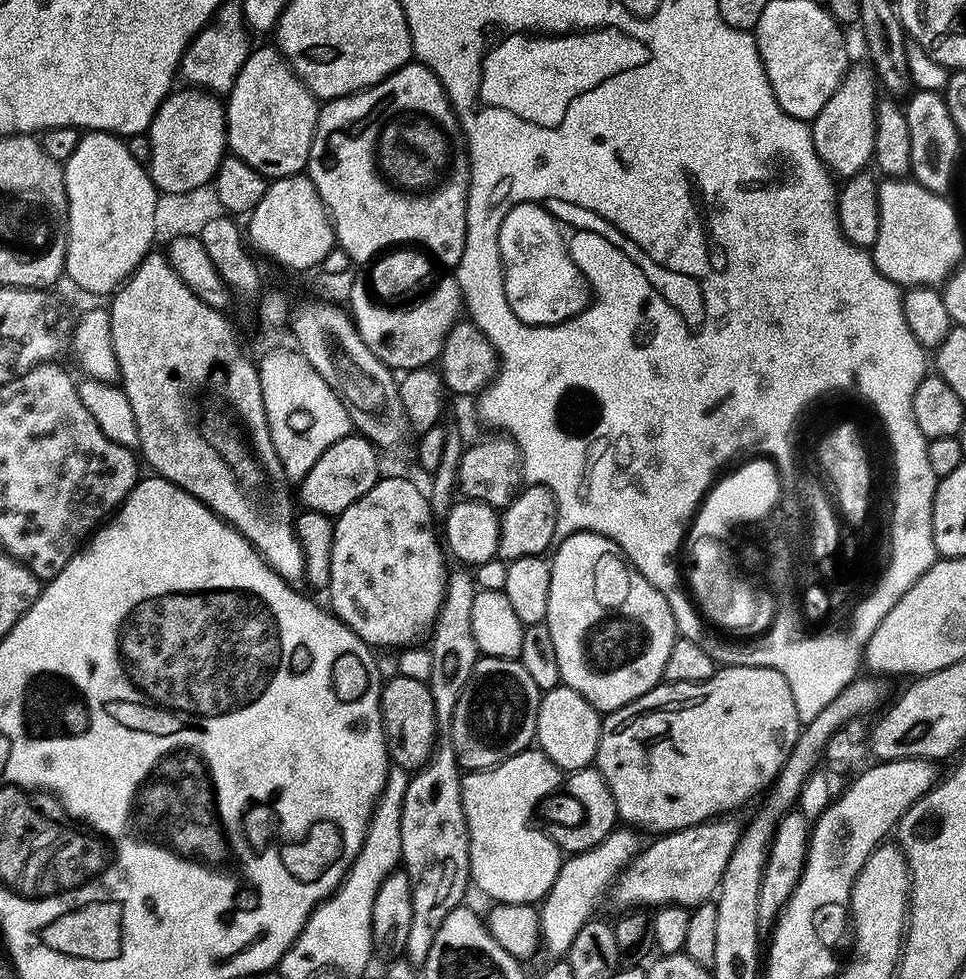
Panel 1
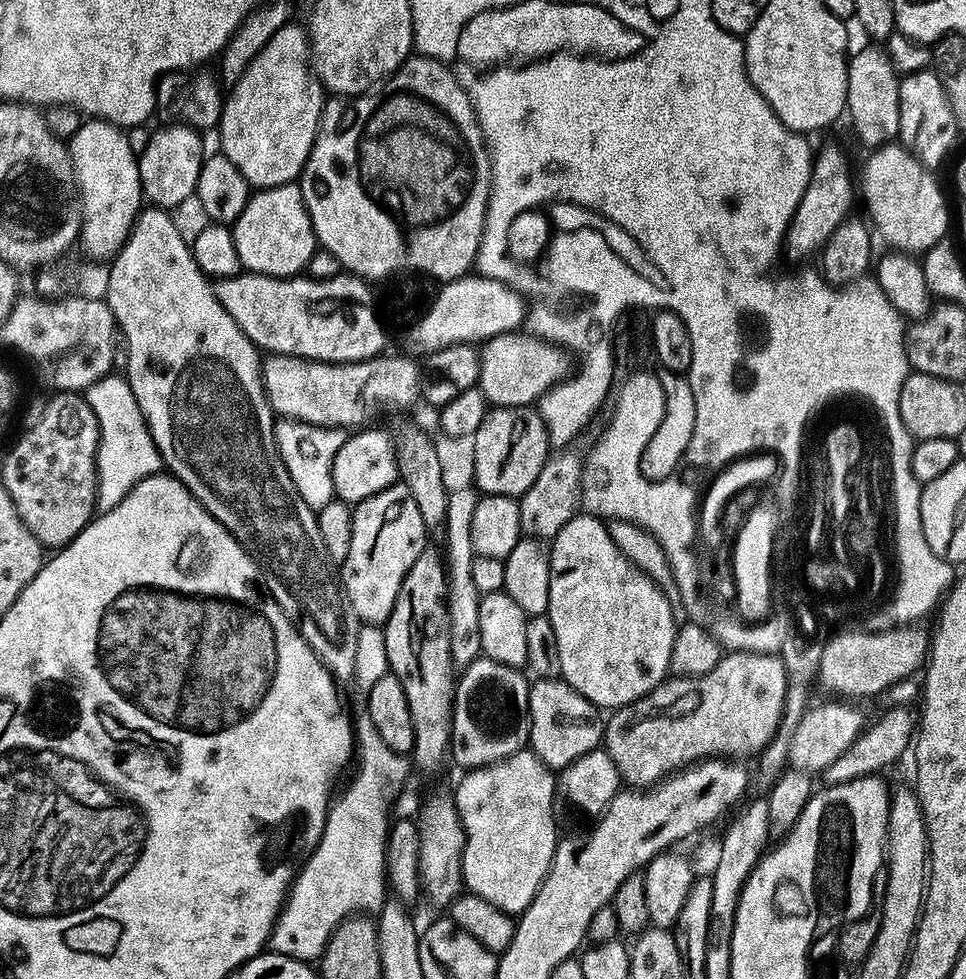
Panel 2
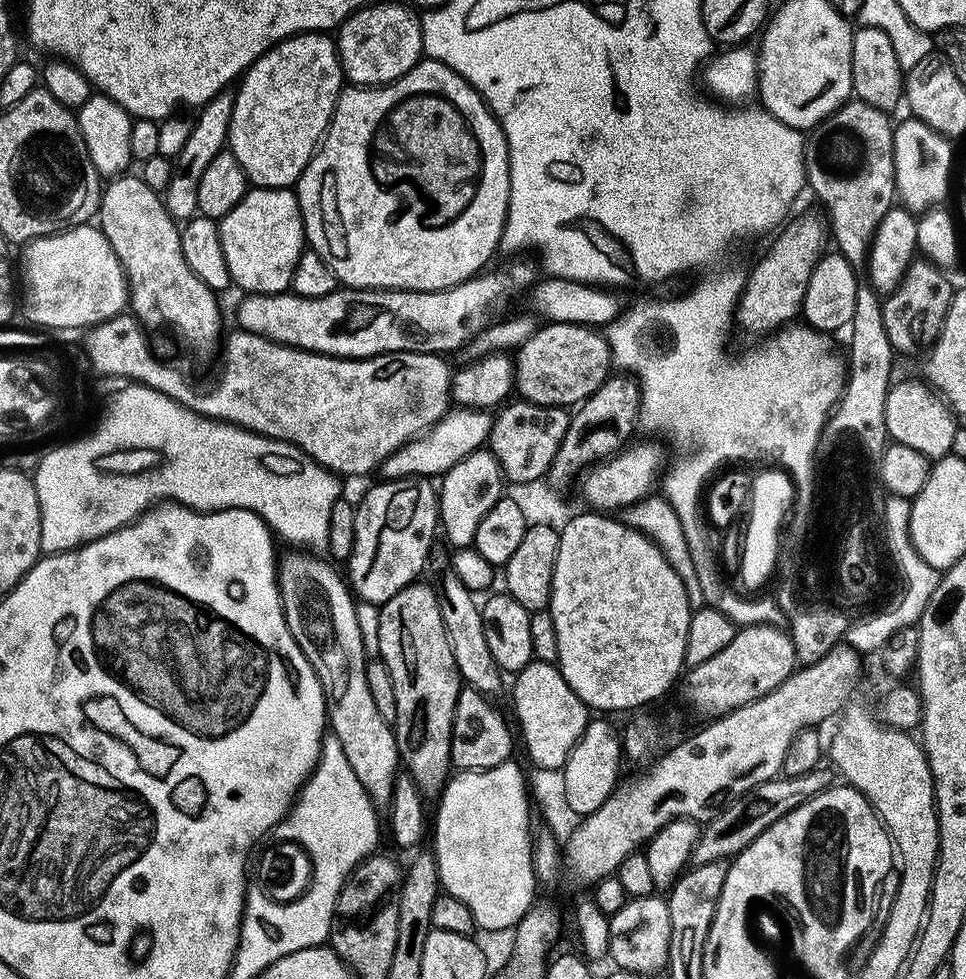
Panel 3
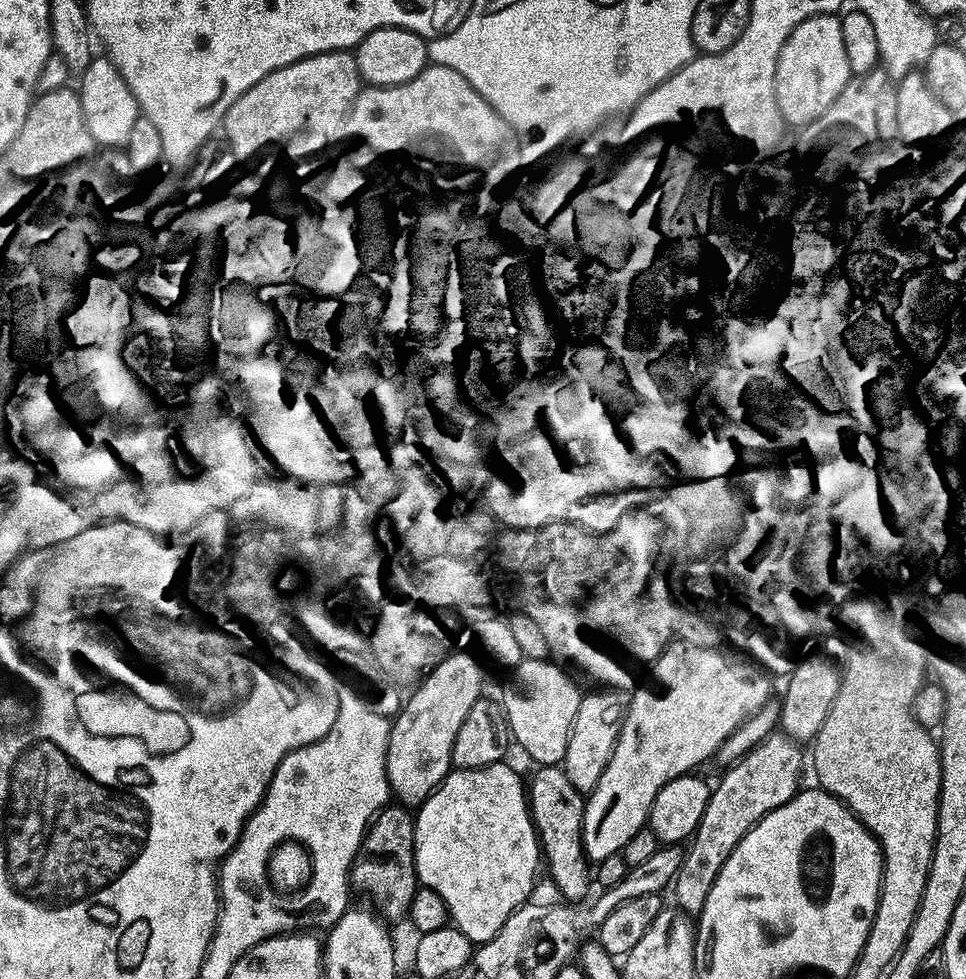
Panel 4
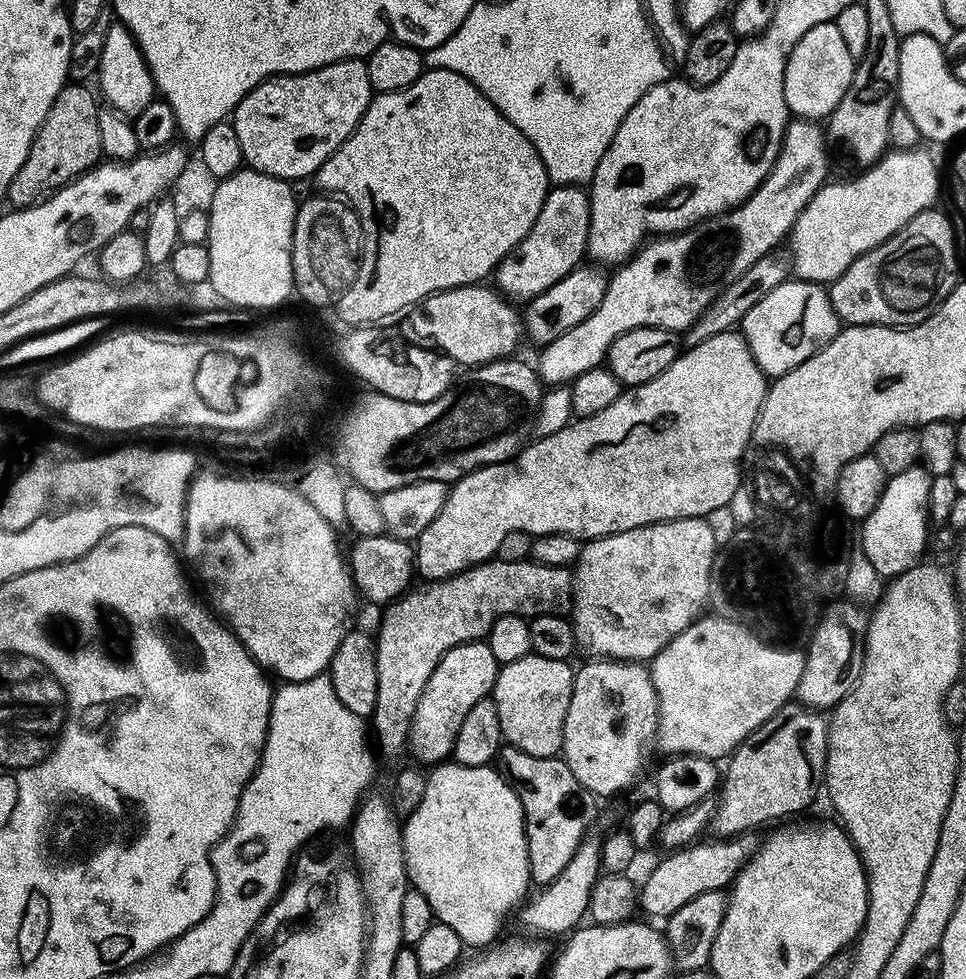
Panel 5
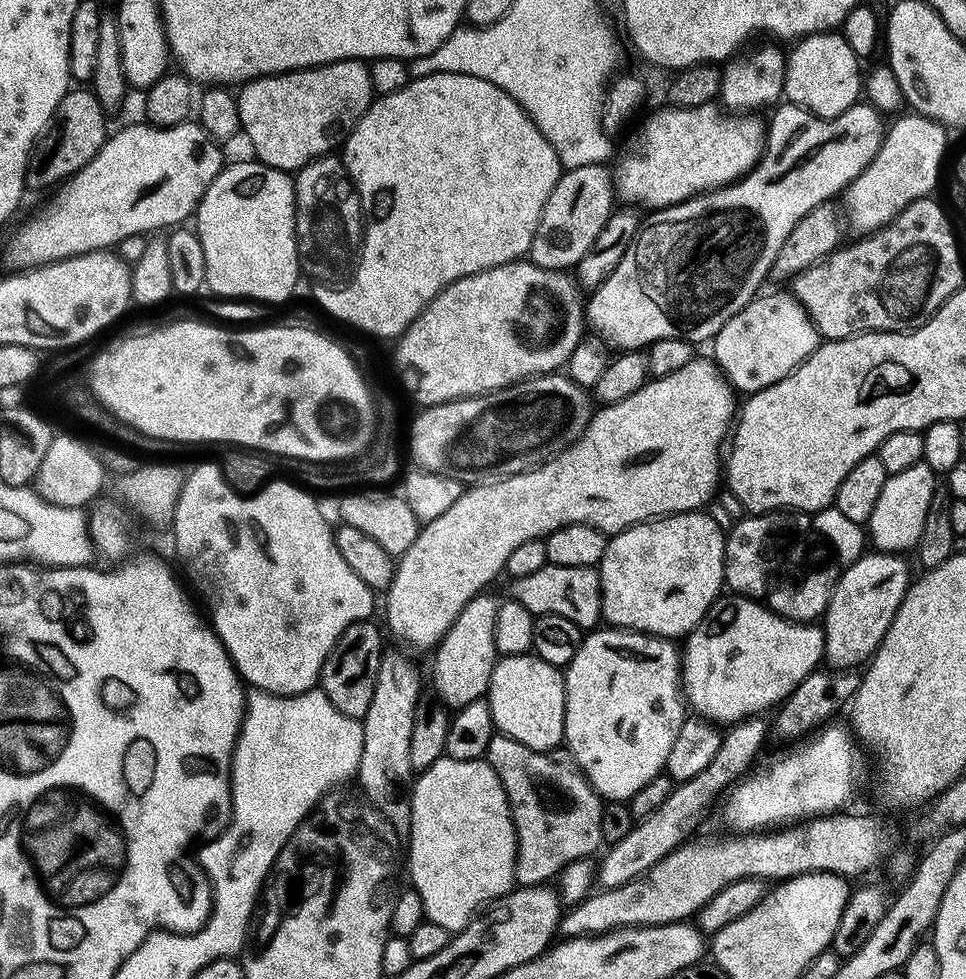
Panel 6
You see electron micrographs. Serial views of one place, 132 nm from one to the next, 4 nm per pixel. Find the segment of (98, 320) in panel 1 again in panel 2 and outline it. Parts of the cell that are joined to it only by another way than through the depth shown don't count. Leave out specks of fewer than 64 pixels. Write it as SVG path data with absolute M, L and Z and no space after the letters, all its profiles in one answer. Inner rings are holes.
M109 374L93 383L84 392L86 403L94 410L99 422L100 441L97 444L97 507L108 511L124 500L126 493L148 476L159 473L162 468L160 452L154 446L148 432L144 415L130 390L125 377Z

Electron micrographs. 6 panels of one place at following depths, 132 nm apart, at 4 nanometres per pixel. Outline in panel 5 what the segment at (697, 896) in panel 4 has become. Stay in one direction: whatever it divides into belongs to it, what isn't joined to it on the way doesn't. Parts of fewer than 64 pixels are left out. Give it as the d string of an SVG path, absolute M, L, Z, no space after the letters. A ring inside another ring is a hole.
M789 702L750 733L727 757L728 768L726 764L722 772L720 801L714 804L711 831L720 838L743 836L771 816L780 820L810 807L826 762L829 723L823 711Z

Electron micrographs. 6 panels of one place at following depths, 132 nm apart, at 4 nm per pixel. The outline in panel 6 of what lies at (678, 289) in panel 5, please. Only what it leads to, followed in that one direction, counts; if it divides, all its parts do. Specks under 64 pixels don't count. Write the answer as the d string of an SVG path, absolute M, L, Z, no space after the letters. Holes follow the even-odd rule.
M787 102L781 103L772 114L772 121L769 119L766 124L764 153L761 154L760 161L745 176L741 176L739 180L732 184L726 184L722 188L714 188L711 192L701 192L698 196L691 196L688 200L682 201L681 204L649 211L641 219L640 227L633 234L633 240L629 242L628 249L622 254L621 261L614 267L613 272L594 288L591 293L593 296L589 295L586 300L587 327L591 331L593 328L597 332L595 335L609 349L612 347L616 348L615 350L625 352L644 350L662 338L678 338L679 340L691 340L693 342L699 342L699 340L711 341L720 333L722 326L726 326L726 322L730 322L730 318L743 310L761 291L760 283L763 280L765 282L775 256L782 249L782 244L786 242L786 238L789 237L790 232L794 230L794 226L798 224L799 220L804 215L810 214L815 207L823 204L824 201L831 201L835 198L834 196L839 197L844 189L854 182L854 178L858 178L858 174L862 174L862 170L866 170L866 166L870 166L872 159L878 154L886 131L885 117L868 102L854 103L850 106L850 110L846 110L829 120L823 120L822 117L815 116L814 113L798 107L797 104Z

